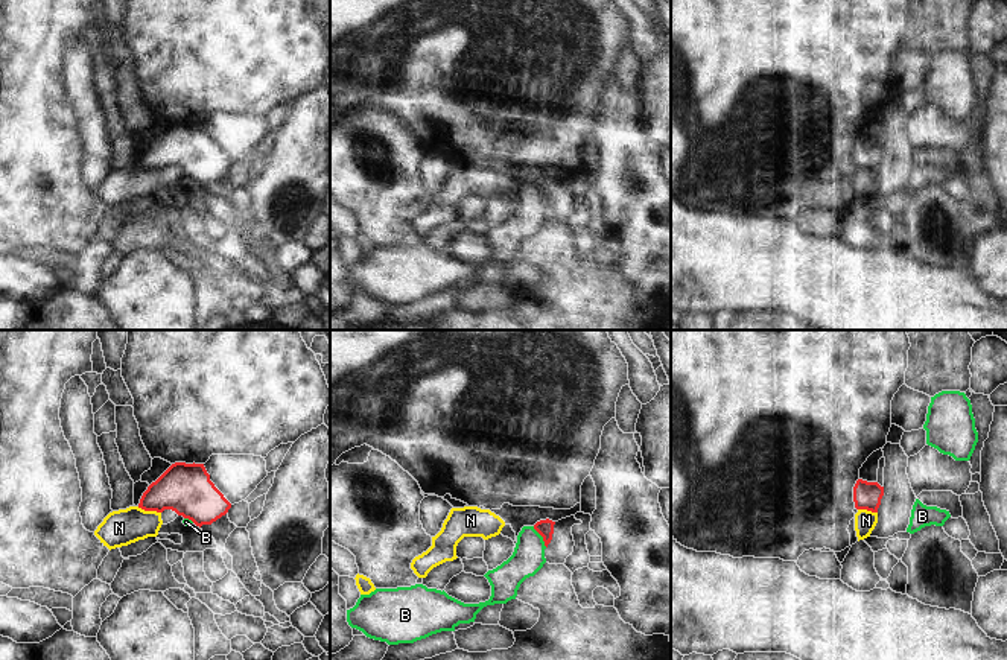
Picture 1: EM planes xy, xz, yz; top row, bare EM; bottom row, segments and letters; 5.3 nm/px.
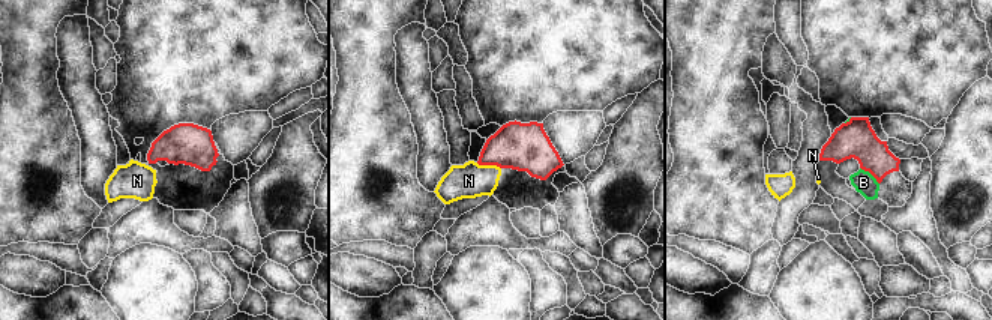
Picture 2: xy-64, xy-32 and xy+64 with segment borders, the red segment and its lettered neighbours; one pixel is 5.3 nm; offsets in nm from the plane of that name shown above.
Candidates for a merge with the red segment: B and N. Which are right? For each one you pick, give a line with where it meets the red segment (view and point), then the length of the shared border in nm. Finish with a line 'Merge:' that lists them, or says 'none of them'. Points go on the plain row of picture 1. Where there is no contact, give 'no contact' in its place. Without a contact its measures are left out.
Merge: none of them

